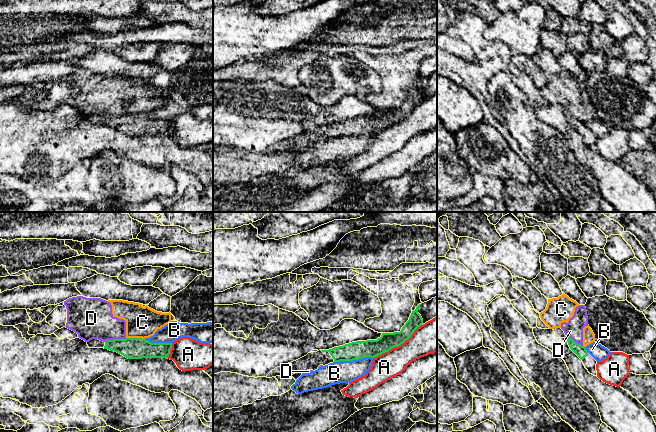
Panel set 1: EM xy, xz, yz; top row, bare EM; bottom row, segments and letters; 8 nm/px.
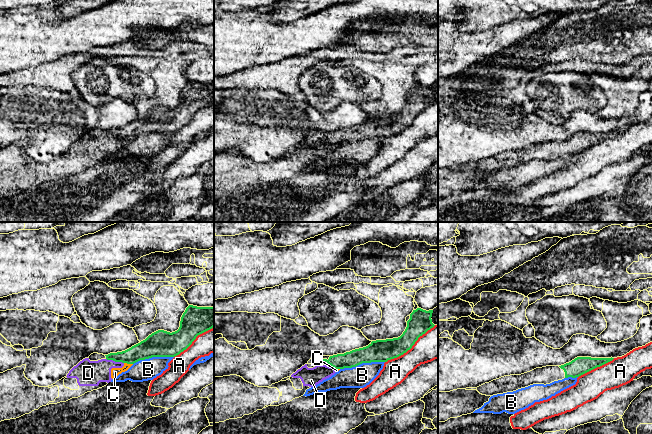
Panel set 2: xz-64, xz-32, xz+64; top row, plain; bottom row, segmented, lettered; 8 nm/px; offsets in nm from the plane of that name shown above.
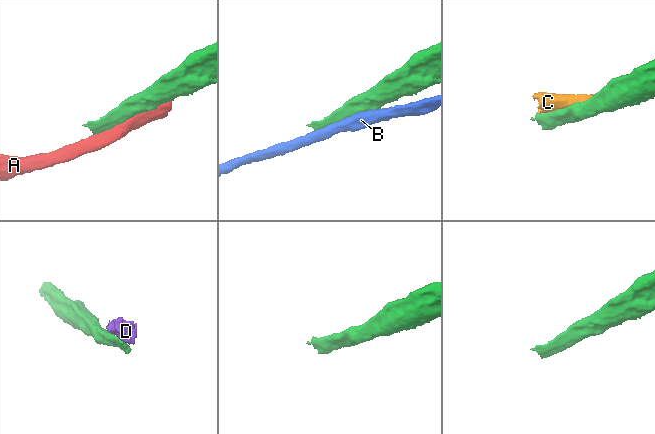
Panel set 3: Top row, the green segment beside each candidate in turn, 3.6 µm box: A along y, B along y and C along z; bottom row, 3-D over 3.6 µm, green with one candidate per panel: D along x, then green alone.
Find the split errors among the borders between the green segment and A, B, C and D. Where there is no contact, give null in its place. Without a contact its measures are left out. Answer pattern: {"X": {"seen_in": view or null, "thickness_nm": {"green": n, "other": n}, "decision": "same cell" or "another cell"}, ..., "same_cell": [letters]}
{"A": {"seen_in": "xz", "thickness_nm": {"green": 140, "other": 240}, "decision": "another cell"}, "B": {"seen_in": "xz", "thickness_nm": {"green": 140, "other": 180}, "decision": "another cell"}, "C": {"seen_in": "xy", "thickness_nm": {"green": 180, "other": 260}, "decision": "another cell"}, "D": {"seen_in": "xy", "thickness_nm": {"green": 180, "other": 320}, "decision": "another cell"}, "same_cell": []}

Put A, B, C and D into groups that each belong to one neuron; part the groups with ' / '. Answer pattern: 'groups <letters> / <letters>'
groups A / B / C D

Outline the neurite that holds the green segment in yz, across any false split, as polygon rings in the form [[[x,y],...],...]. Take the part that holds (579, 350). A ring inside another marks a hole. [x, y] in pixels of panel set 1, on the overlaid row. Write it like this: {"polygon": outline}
{"polygon": [[[568,336],[566,337],[566,339],[570,349],[582,360],[588,372],[594,376],[597,376],[597,361],[587,352],[584,346],[576,343]]]}

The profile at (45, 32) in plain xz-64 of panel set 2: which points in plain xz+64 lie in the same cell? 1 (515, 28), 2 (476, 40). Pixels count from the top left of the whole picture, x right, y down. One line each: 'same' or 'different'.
1: same
2: same

